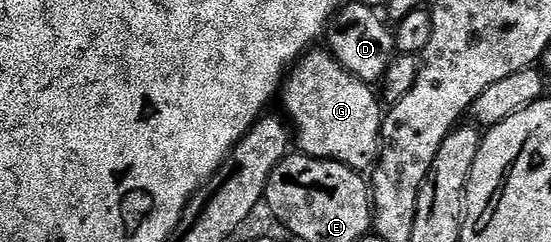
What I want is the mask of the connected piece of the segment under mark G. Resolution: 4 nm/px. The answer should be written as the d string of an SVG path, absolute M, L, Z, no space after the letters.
M317 51L307 52L287 71L280 89L281 111L296 129L297 151L312 158L335 160L355 170L373 169L378 158L384 115L379 93L344 70L329 51Z

